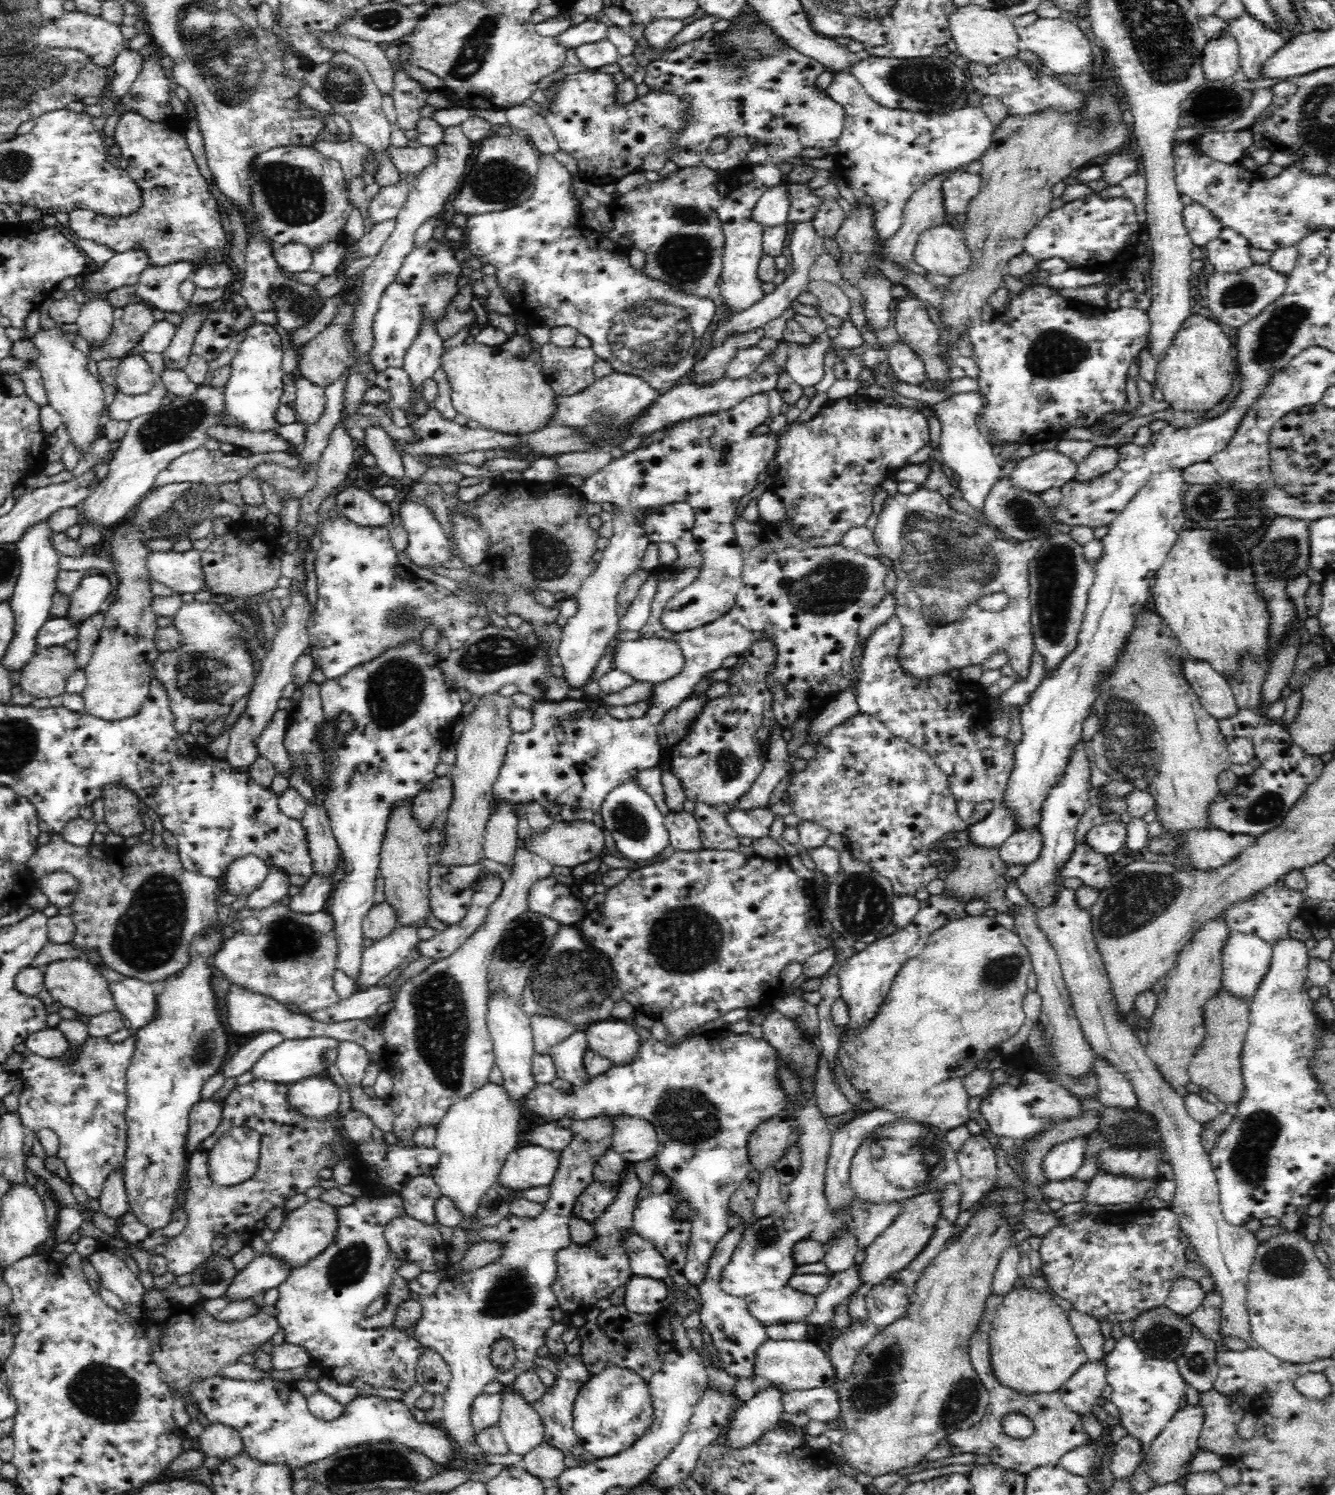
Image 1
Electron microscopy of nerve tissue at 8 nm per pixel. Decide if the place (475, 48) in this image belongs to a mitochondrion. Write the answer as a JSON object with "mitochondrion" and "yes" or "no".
{"mitochondrion":"yes"}

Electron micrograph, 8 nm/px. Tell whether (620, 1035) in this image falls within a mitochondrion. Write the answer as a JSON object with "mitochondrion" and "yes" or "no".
{"mitochondrion":"no"}

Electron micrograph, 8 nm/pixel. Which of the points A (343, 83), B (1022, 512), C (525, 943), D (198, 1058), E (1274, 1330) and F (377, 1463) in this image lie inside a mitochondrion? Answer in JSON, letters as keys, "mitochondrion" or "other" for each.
{"A":"mitochondrion","B":"mitochondrion","C":"mitochondrion","D":"mitochondrion","E":"other","F":"mitochondrion"}

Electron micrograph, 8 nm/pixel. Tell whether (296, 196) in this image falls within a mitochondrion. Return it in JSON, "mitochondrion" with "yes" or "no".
{"mitochondrion":"yes"}

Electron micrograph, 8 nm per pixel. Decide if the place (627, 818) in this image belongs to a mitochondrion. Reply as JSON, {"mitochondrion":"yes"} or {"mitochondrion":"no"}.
{"mitochondrion":"yes"}

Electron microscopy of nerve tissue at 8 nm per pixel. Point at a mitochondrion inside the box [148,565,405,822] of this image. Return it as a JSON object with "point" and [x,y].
{"point":[200,678]}

